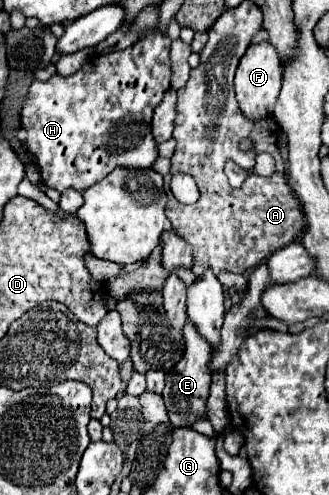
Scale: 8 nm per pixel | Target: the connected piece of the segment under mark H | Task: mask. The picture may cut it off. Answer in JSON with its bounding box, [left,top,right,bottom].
[22,31,172,193]

